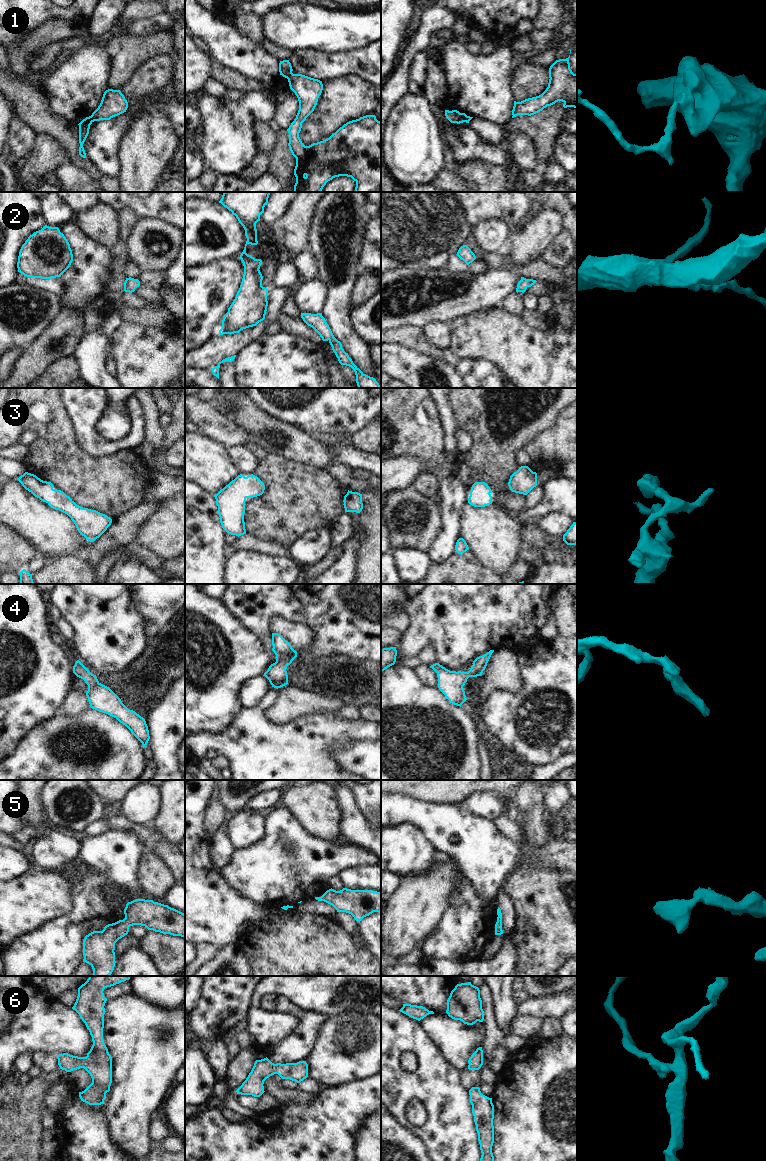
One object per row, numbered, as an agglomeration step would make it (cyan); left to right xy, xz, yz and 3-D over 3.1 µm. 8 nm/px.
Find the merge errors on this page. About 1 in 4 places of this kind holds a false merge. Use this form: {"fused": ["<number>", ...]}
{"fused": ["1"]}

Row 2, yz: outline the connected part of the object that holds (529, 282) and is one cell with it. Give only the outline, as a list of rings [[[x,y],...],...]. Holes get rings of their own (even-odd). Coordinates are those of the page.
[[[521,277],[521,280],[517,284],[516,292],[522,292],[524,293],[528,287],[531,287],[534,285],[537,281],[533,279],[526,279],[524,277]]]

